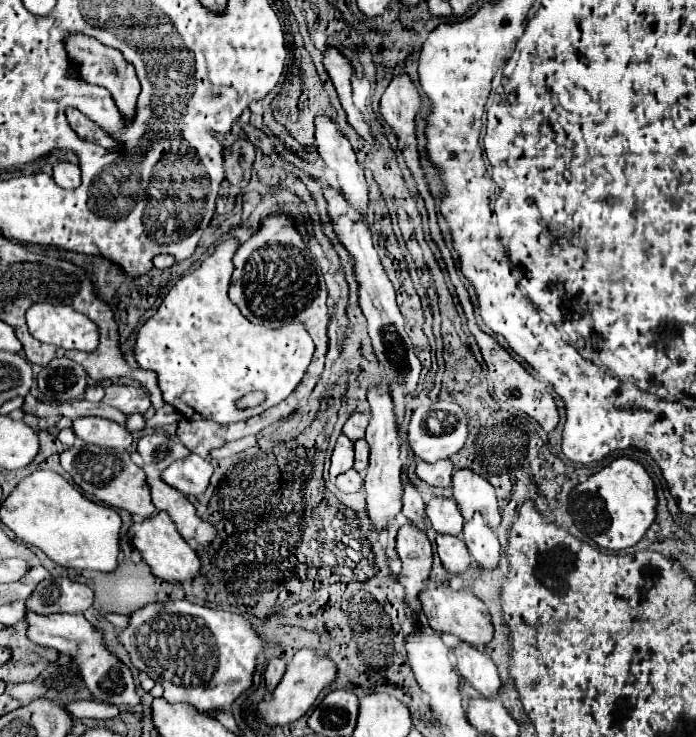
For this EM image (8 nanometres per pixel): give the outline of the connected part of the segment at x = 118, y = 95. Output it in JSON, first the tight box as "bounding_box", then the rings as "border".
{"bounding_box":[65,33,141,115],"border":[[[83,33],[67,35],[65,37],[65,49],[67,49],[67,55],[69,55],[71,63],[75,65],[81,79],[85,79],[89,83],[99,83],[103,87],[109,87],[109,93],[113,95],[117,107],[123,109],[125,115],[129,115],[131,109],[135,109],[135,101],[137,101],[137,95],[139,95],[141,87],[139,87],[139,81],[137,81],[135,67],[123,59],[123,53],[119,53],[117,49],[111,49],[111,47],[103,45],[101,41],[95,41],[93,37],[87,37]]]}

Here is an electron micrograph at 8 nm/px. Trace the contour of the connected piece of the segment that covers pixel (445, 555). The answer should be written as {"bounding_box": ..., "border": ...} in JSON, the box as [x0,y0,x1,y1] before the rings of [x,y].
{"bounding_box":[435,535,471,573],"border":[[[437,535],[435,543],[441,563],[449,573],[463,573],[469,567],[471,555],[467,551],[467,545],[459,545],[459,537]]]}

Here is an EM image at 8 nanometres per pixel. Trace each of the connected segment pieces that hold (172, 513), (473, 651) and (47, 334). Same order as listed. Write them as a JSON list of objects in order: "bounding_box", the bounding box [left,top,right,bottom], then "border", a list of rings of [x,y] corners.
[{"bounding_box":[147,477,217,545],"border":[[[147,477],[147,487],[151,491],[153,505],[159,511],[169,513],[169,517],[173,519],[173,523],[177,525],[177,531],[185,541],[193,539],[201,545],[209,545],[215,539],[215,533],[217,533],[215,527],[195,515],[195,507],[183,493],[167,485],[161,477],[153,477],[153,479]]]},{"bounding_box":[453,641,501,697],"border":[[[459,641],[459,645],[453,649],[453,655],[457,659],[457,671],[461,677],[469,679],[473,689],[483,697],[497,695],[501,687],[501,679],[497,675],[497,667],[493,659],[481,651],[479,647],[467,645],[465,641]]]},{"bounding_box":[27,301,99,353],"border":[[[45,301],[33,303],[27,309],[27,327],[35,339],[63,347],[63,349],[75,349],[75,351],[89,353],[89,351],[95,351],[99,345],[97,325],[91,319],[87,319],[87,315],[75,311],[71,305],[51,305]]]}]

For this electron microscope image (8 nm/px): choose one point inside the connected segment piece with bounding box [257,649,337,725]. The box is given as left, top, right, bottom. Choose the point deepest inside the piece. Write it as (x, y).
(307, 675)

